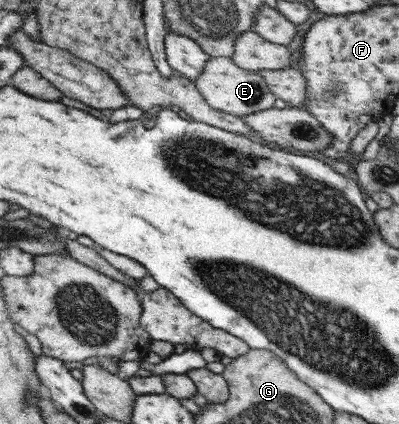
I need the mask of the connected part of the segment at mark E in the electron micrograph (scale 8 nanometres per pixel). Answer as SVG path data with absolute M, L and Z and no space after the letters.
M211 57L195 81L205 100L215 110L222 110L239 117L271 108L276 99L262 75L257 74L257 71L237 66L231 57Z

